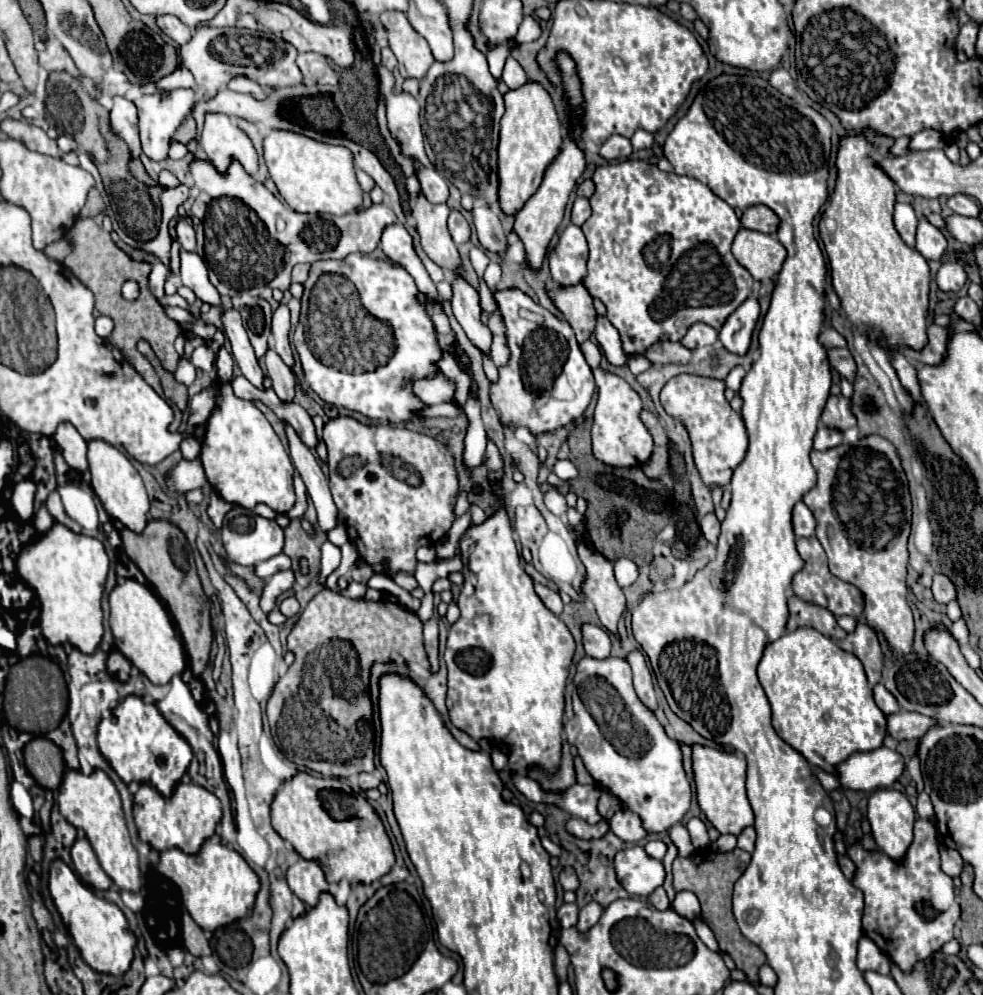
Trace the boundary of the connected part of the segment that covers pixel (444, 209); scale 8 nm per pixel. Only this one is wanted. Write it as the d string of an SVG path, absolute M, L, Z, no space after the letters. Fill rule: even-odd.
M418 193L416 199L410 201L410 209L416 219L420 243L428 257L442 269L456 271L460 267L460 255L446 227L446 219L450 213L448 205L434 205L422 193Z

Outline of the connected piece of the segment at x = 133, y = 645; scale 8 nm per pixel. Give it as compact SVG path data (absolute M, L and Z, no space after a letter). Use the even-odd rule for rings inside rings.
M125 579L112 589L110 593L110 627L114 633L114 647L124 653L154 685L166 685L174 675L180 675L186 669L186 655L182 641L172 625L172 619L160 599L154 595L152 589L144 587L135 579Z

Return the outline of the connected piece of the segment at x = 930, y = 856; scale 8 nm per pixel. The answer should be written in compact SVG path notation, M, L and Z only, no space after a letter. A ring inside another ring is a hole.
M918 819L914 825L914 841L900 865L880 851L864 849L862 843L850 845L848 857L856 865L852 885L860 887L866 901L862 917L864 935L904 973L912 973L918 961L926 961L930 955L942 951L942 945L954 937L960 905L954 895L952 877L940 869L936 829L926 819ZM922 899L932 901L936 909L930 903L916 903Z

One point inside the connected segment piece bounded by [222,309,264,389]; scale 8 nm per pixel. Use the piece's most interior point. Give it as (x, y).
(241, 349)

